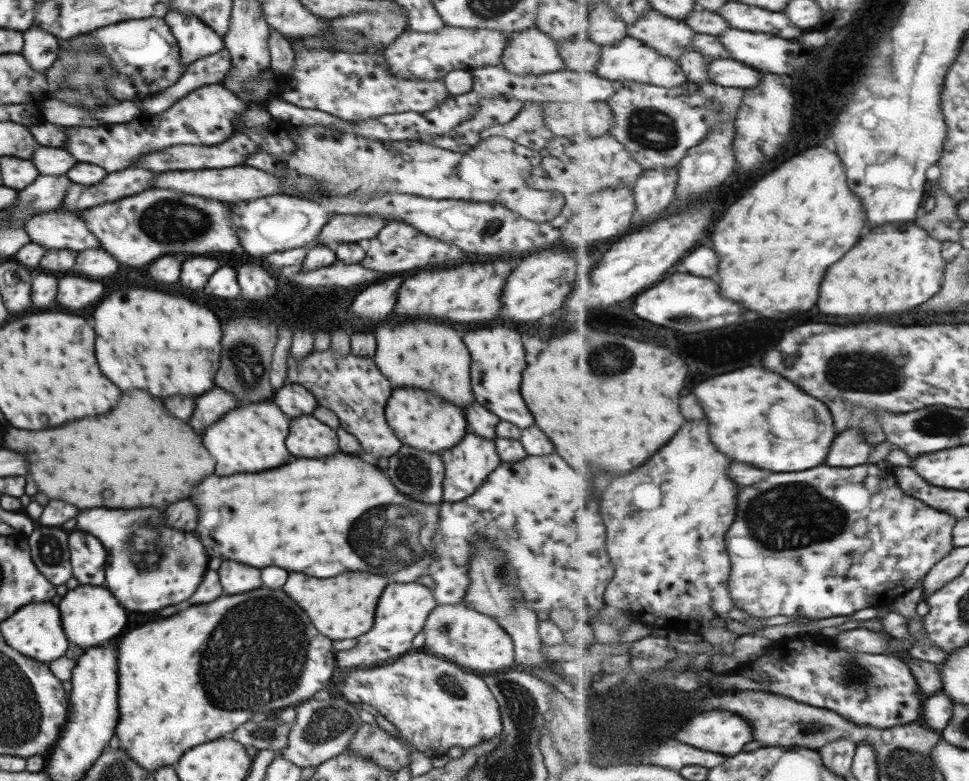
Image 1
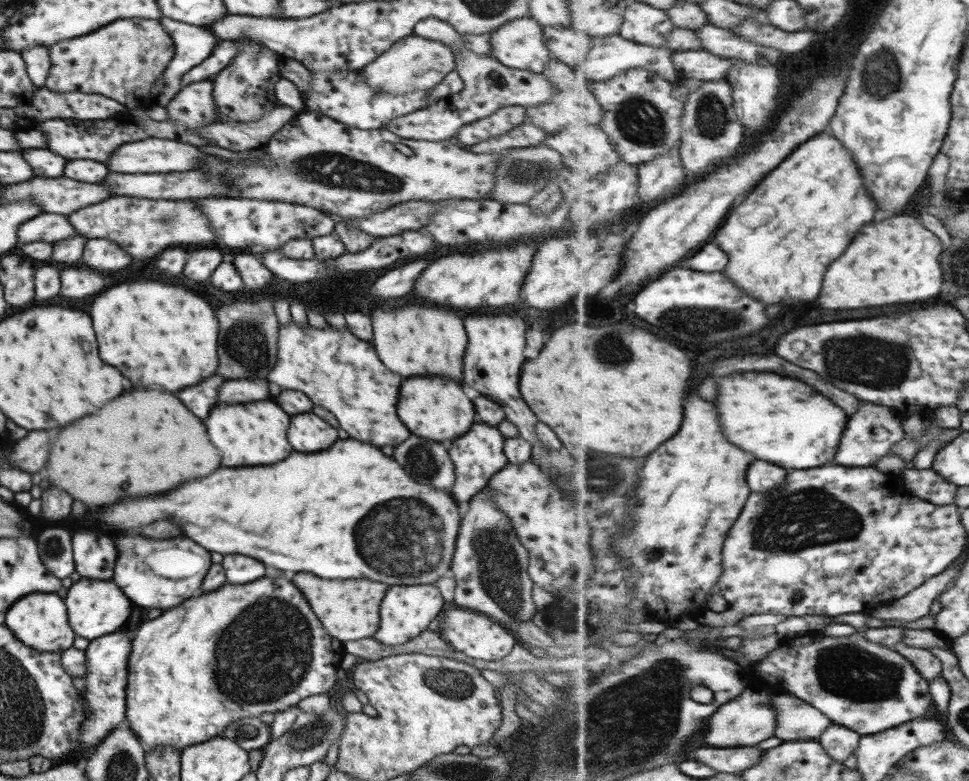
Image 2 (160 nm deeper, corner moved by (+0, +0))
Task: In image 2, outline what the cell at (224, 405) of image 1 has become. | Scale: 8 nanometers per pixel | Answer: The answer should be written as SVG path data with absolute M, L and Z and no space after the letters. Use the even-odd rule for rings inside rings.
M239 378L239 380L227 380L221 388L219 388L219 396L217 396L217 404L221 402L253 402L253 400L265 400L269 396L267 390L267 382L261 378L255 380L247 380L247 378Z

